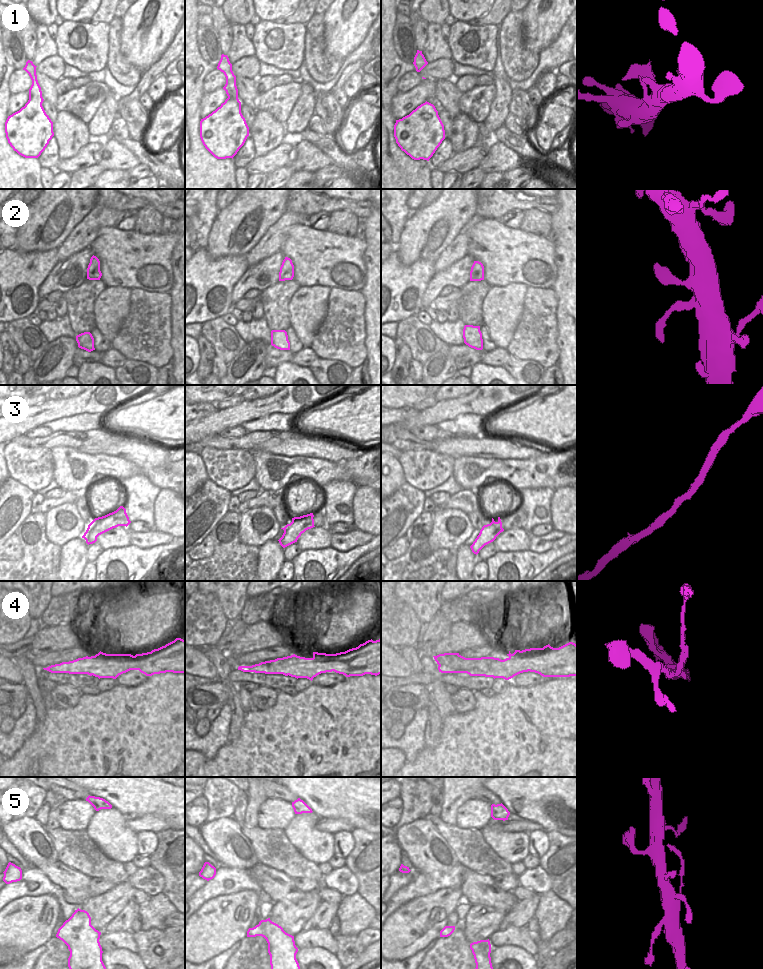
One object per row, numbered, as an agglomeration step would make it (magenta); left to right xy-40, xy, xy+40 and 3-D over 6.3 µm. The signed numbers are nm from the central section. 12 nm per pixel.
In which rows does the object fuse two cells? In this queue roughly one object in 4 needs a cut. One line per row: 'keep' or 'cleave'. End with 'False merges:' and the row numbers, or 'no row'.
1: keep
2: keep
3: keep
4: cleave
5: keep
False merges: 4

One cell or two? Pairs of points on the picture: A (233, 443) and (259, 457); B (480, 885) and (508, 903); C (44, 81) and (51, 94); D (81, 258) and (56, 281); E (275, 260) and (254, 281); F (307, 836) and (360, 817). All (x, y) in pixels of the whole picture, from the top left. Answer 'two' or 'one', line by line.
A: two
B: one
C: one
D: one
E: one
F: two

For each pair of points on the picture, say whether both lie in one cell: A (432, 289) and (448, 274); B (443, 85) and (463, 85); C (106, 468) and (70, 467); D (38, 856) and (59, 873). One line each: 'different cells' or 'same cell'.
A: same cell
B: different cells
C: same cell
D: different cells

